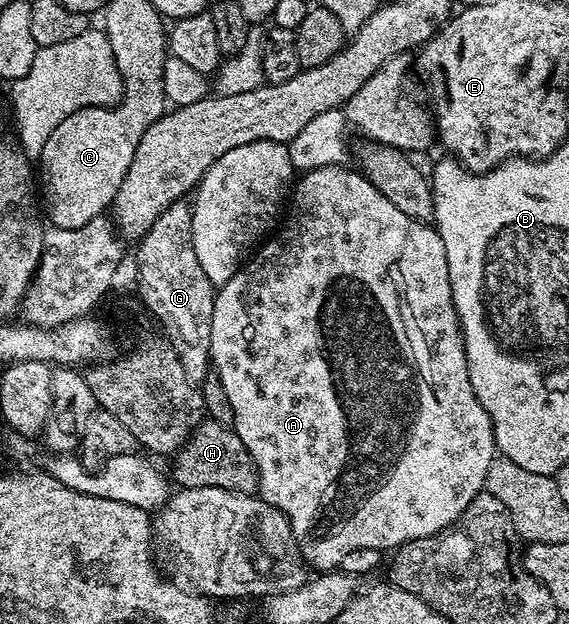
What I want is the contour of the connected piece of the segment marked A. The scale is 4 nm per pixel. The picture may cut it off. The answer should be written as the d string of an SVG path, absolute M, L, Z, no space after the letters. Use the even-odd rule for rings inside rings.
M346 165L323 167L305 171L295 180L290 206L274 234L267 241L261 242L258 250L241 266L240 271L234 273L234 277L230 277L230 281L226 281L217 290L210 333L206 340L208 355L216 366L213 367L214 373L222 381L222 389L226 389L230 409L234 409L232 427L238 433L242 445L246 445L256 466L259 498L265 499L288 518L296 548L300 550L305 564L316 573L337 570L342 557L346 557L346 553L353 549L378 549L388 553L403 543L425 539L444 527L449 527L464 512L466 505L470 505L470 501L474 501L474 497L485 490L487 469L490 468L492 459L498 455L492 422L470 385L464 341L460 338L460 322L452 301L446 245L442 237L432 223L420 223L414 217L406 217L402 209L397 209L392 202L386 201L386 197L382 197L382 193L378 193L378 189L374 189L364 174L349 169ZM436 373L438 403L432 399L434 395L424 395L422 421L406 421L404 391L408 377L436 377Z

